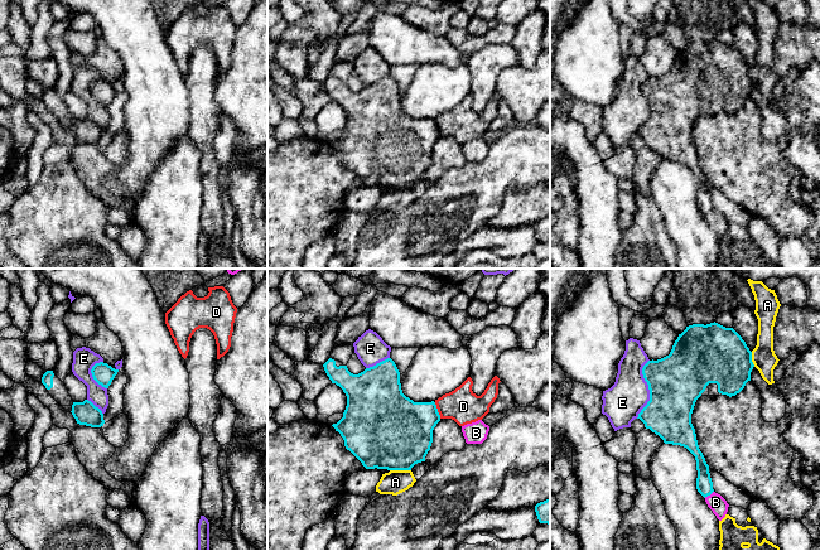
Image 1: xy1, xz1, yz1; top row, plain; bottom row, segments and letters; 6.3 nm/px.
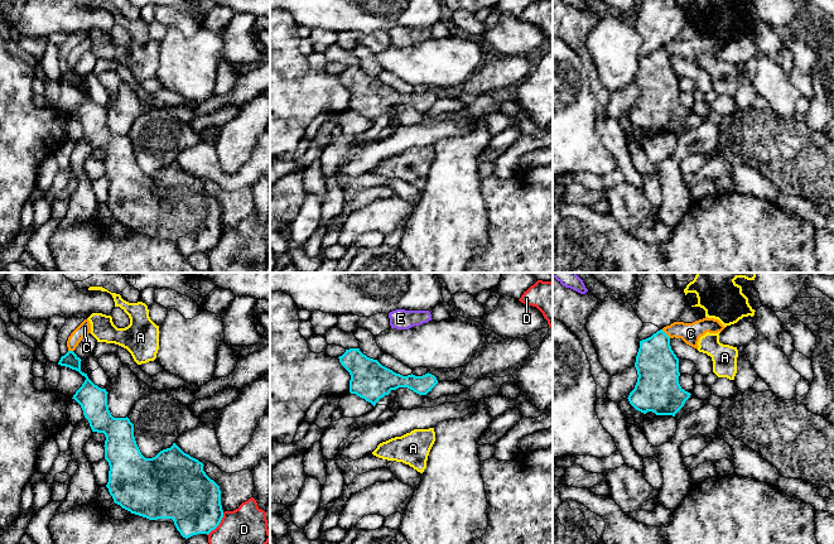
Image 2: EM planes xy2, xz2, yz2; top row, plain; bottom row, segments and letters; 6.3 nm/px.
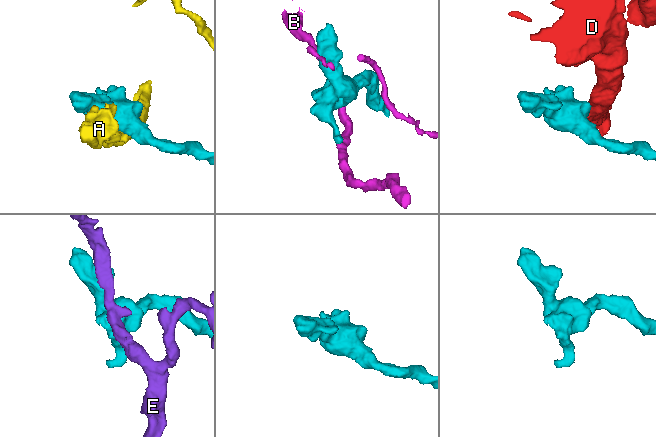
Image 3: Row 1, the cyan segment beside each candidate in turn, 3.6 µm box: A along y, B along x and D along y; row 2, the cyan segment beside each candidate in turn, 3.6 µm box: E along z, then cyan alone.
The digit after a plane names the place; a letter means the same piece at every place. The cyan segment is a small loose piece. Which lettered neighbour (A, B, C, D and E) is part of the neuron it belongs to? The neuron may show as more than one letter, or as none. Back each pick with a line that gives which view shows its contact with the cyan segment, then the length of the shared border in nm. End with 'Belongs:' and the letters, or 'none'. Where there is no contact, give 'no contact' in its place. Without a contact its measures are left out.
Belongs: none

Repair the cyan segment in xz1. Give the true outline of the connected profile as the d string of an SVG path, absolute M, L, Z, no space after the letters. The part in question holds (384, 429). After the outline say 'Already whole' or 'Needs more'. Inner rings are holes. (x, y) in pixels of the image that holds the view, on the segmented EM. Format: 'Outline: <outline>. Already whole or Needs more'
Outline: M329 358L323 367L332 383L339 386L347 396L343 417L332 426L343 438L346 449L349 450L366 469L411 470L415 464L425 461L425 456L433 443L433 430L440 421L440 415L434 401L414 402L402 393L400 372L391 358L366 368L358 374L351 373L347 366L337 367L336 361L332 358Z. Already whole

